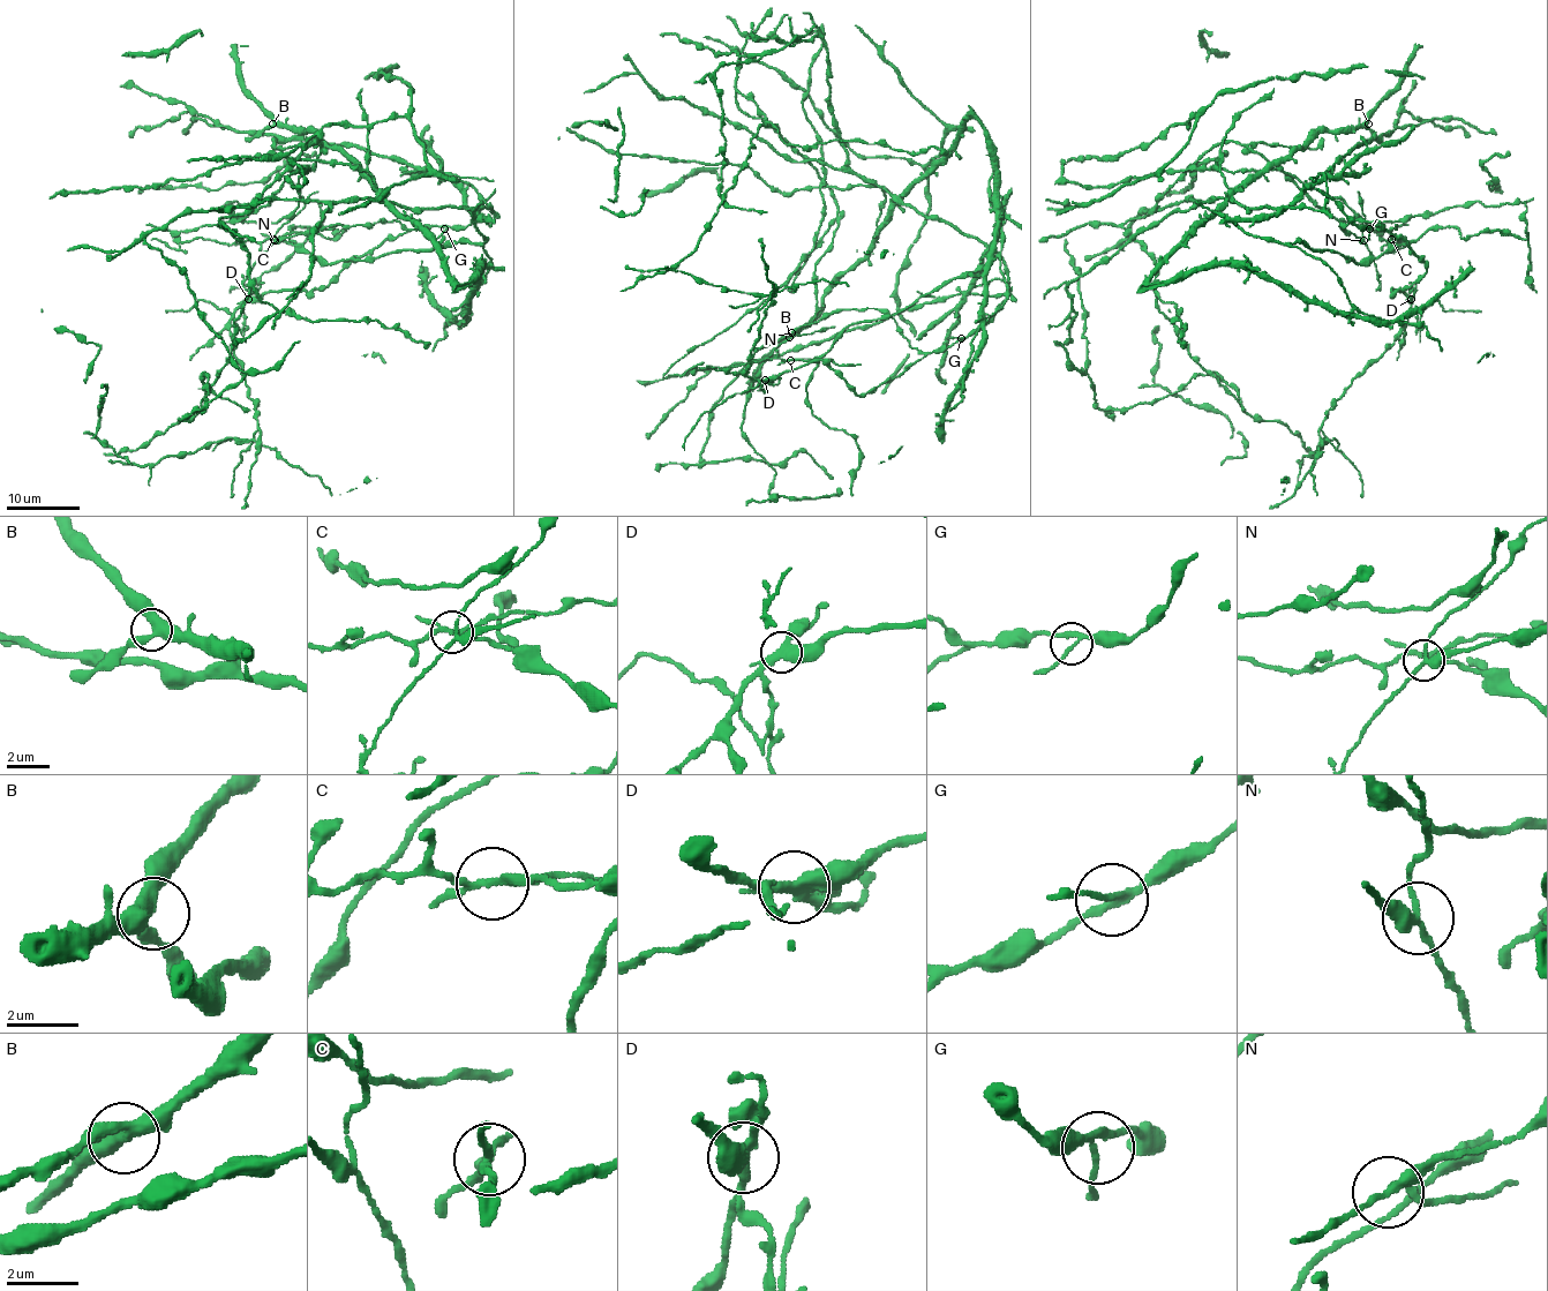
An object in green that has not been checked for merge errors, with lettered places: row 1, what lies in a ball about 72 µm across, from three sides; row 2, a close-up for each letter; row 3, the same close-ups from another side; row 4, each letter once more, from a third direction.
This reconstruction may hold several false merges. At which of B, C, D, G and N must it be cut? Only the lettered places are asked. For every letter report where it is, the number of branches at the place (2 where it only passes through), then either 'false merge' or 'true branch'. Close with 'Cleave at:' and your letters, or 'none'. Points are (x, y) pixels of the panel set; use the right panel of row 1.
B: at (1368, 124); 3 branches meet; true branch
C: at (1391, 239); 4 branches meet; false merge
D: at (1411, 299); 3 branches meet; false merge
G: at (1369, 229); 3 branches meet; true branch
N: at (1364, 240); 3 branches meet; false merge
Cleave at: C, D, N

